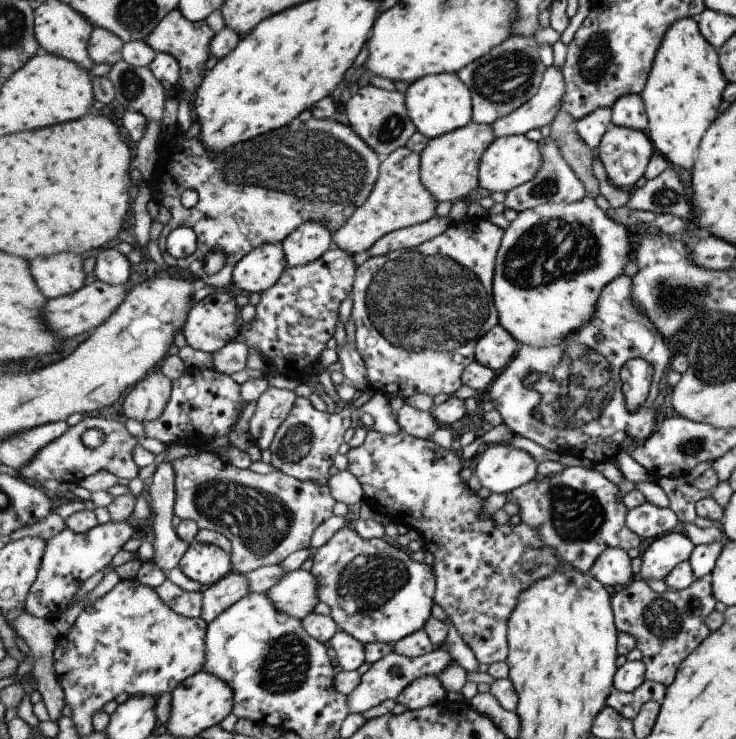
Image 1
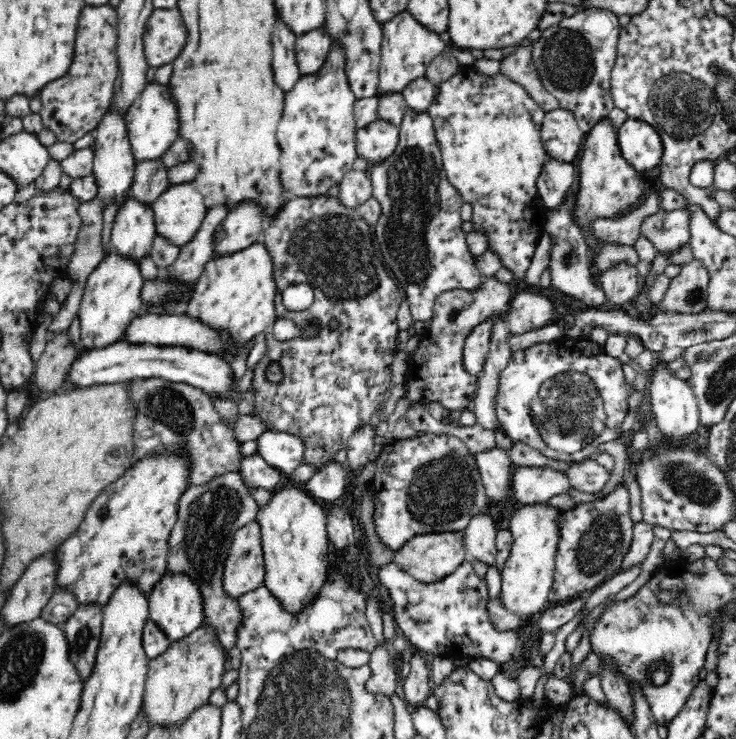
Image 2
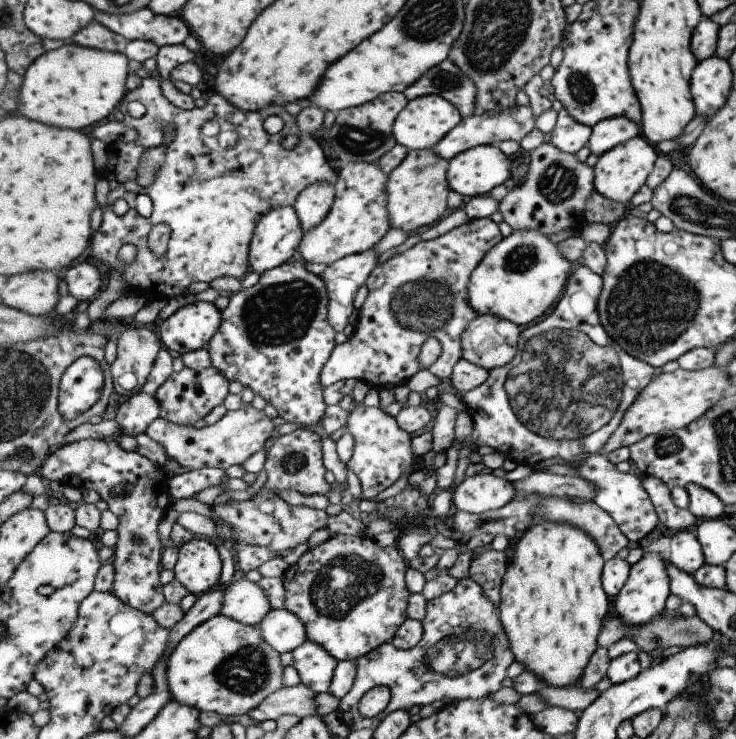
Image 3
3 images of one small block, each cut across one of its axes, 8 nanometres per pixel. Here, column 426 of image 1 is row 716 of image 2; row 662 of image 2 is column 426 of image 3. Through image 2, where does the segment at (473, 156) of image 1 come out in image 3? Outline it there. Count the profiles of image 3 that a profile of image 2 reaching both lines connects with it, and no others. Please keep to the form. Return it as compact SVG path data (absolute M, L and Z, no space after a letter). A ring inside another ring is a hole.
M433 149L410 150L407 158L392 172L388 182L388 209L392 228L402 228L409 234L423 226L431 227L447 212L448 196L452 193L448 181L450 160Z

